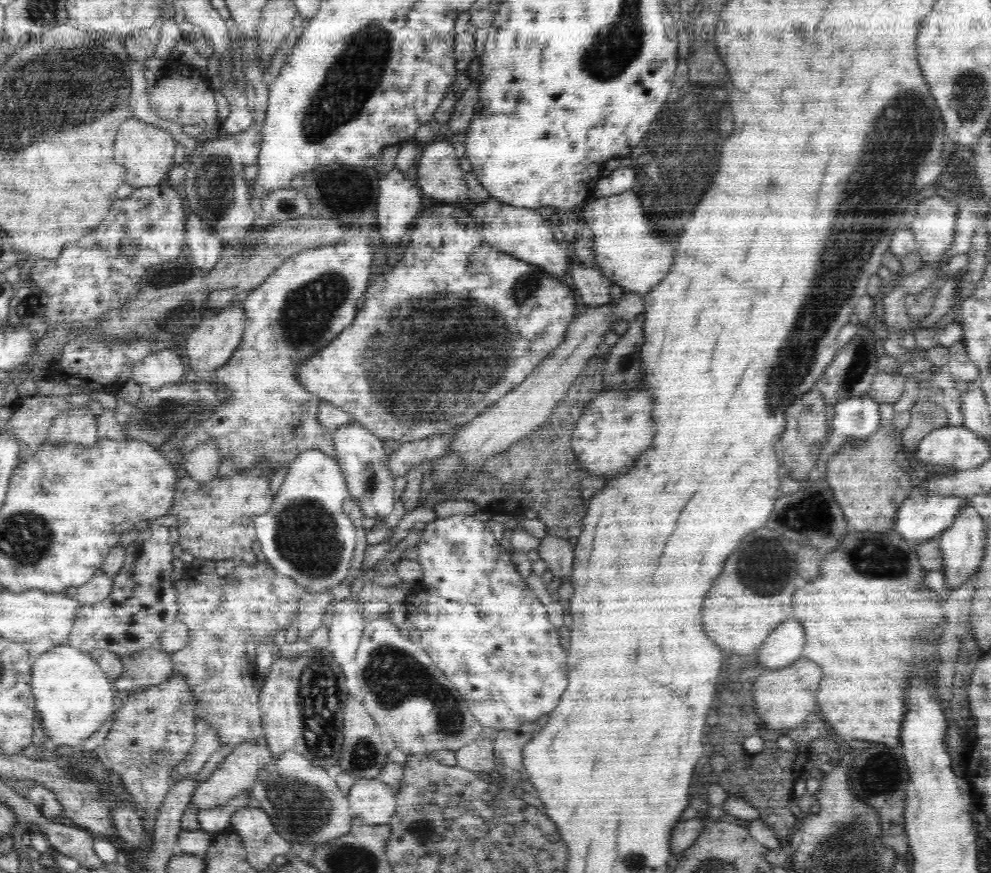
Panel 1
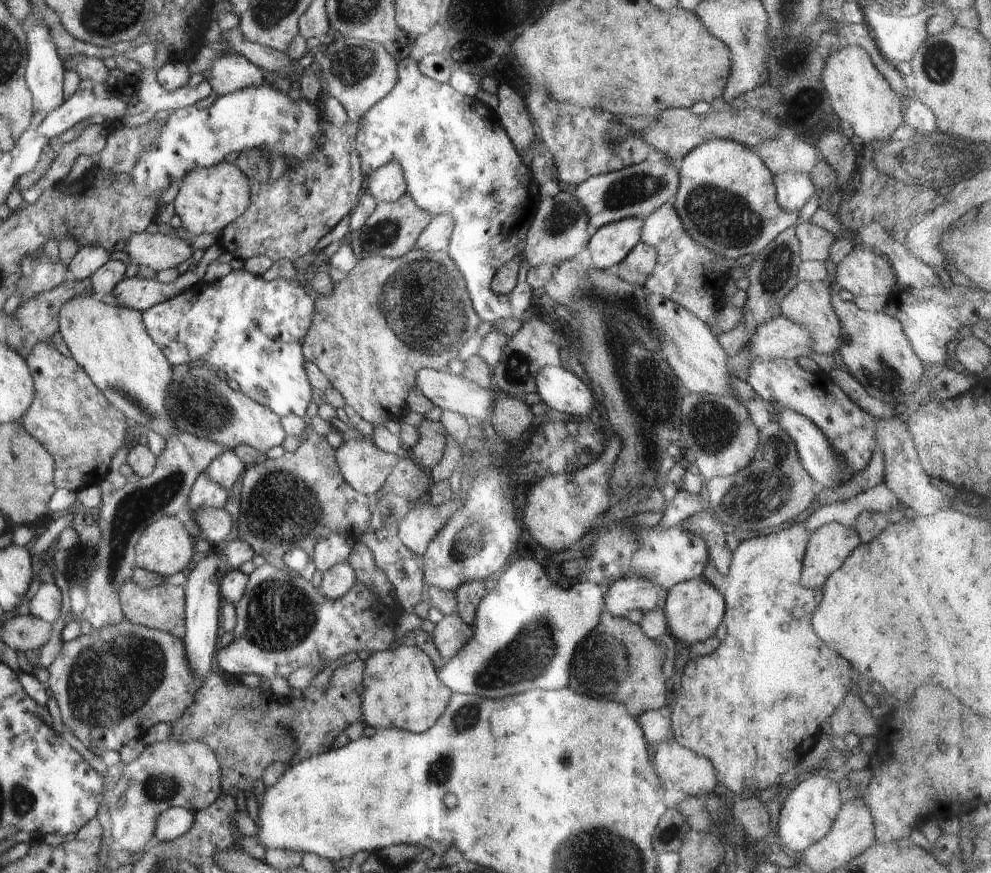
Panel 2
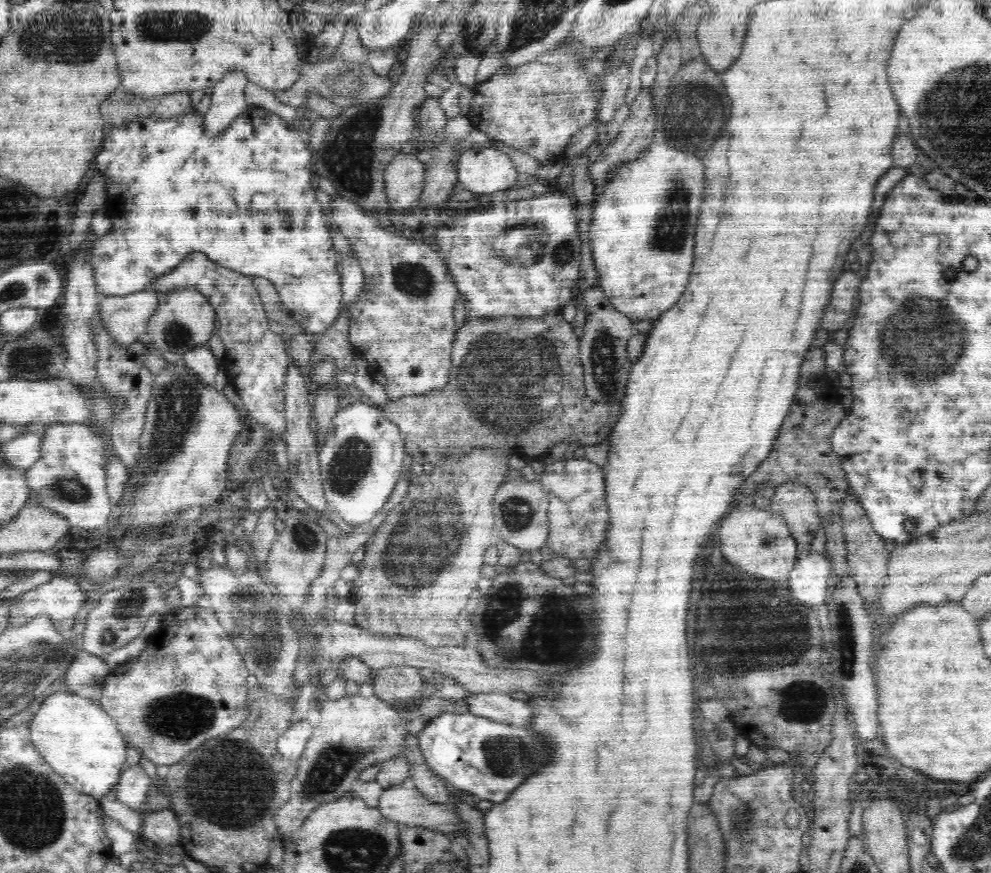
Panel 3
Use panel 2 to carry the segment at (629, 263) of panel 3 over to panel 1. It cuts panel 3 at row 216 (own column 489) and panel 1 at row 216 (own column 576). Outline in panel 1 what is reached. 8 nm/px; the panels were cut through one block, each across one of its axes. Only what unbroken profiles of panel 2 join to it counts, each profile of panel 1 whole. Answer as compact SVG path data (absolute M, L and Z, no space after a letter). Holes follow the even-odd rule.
M634 188L622 192L622 194L595 199L585 209L581 209L580 214L583 215L586 226L593 232L594 242L591 246L594 246L595 253L594 268L598 268L602 272L602 276L606 277L611 283L618 284L623 291L638 294L642 298L664 280L666 272L672 266L672 260L674 260L672 248L676 244L670 238L660 236L663 230L655 226L653 216L647 210L644 210L641 198L637 192L634 192Z

